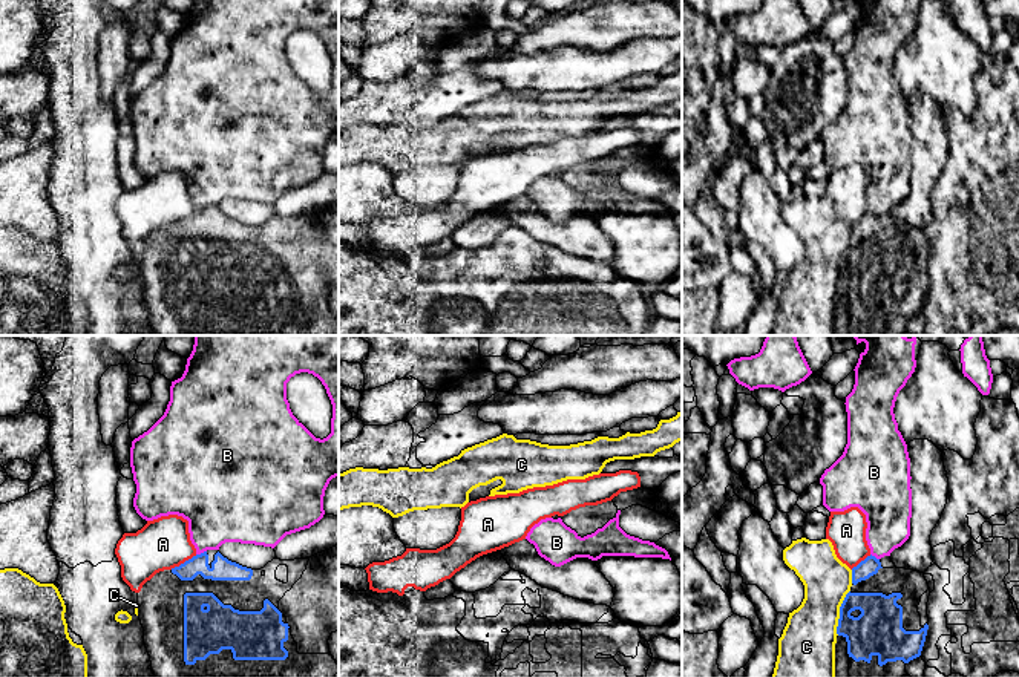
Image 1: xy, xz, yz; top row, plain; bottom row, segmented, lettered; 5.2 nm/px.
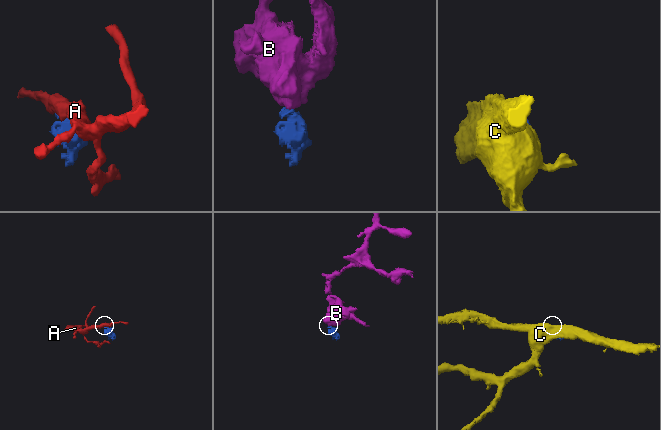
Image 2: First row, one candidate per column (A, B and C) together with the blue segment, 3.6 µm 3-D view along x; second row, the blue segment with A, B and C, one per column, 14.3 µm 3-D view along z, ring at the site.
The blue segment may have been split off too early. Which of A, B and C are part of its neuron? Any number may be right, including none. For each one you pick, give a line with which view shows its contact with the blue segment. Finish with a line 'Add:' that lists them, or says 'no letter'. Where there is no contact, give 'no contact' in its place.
Add: no letter

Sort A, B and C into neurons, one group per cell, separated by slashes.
A / B / C

